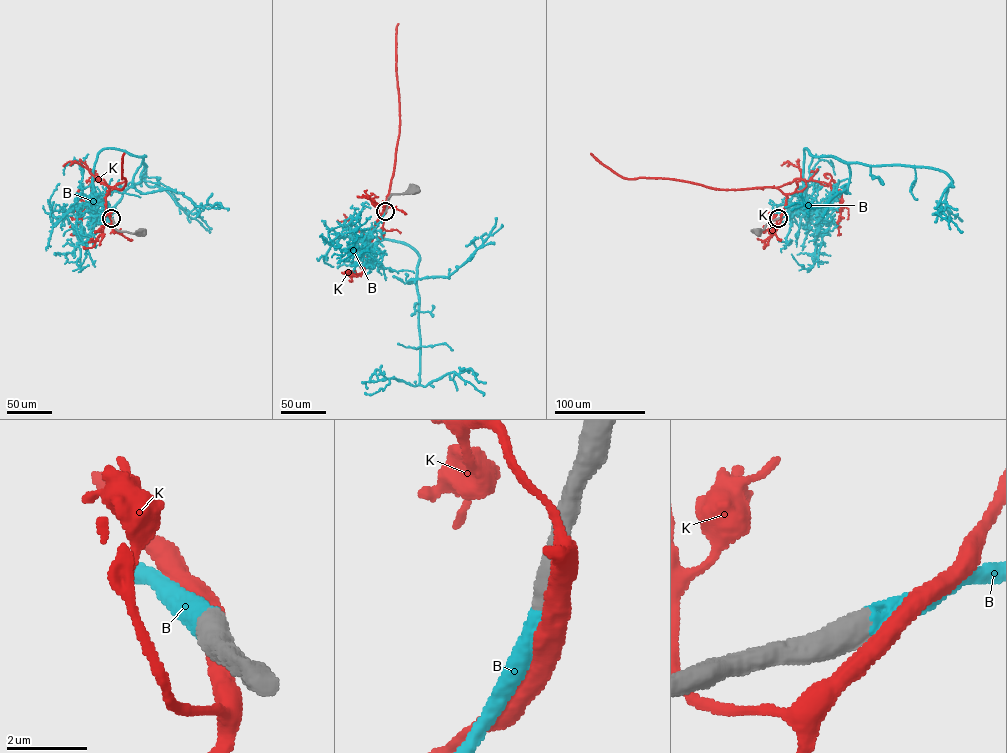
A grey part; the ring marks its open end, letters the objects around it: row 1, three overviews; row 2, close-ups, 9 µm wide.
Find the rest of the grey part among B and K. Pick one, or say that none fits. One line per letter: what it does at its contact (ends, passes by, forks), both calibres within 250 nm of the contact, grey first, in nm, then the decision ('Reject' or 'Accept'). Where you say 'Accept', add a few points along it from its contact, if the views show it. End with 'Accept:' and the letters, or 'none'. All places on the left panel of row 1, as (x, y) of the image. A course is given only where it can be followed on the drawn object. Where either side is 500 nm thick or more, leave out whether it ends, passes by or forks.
B: Thickness 600 nm (grey) against 550 nm. Accept. Its course: (111, 218), (93, 206), (94, 163), (106, 148), (145, 156), (145, 183), (163, 188), (211, 229)
K: Thickness 650 nm (grey) against 480 nm. Reject
Accept: B

